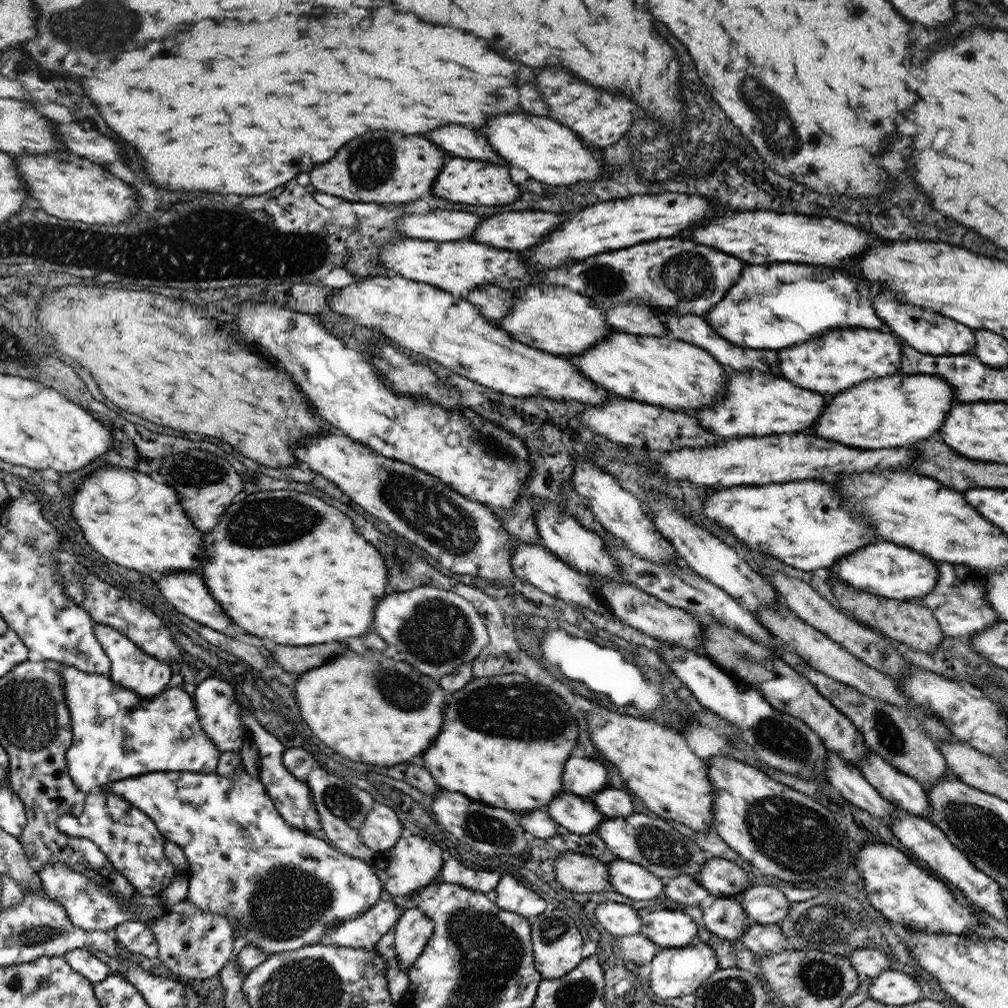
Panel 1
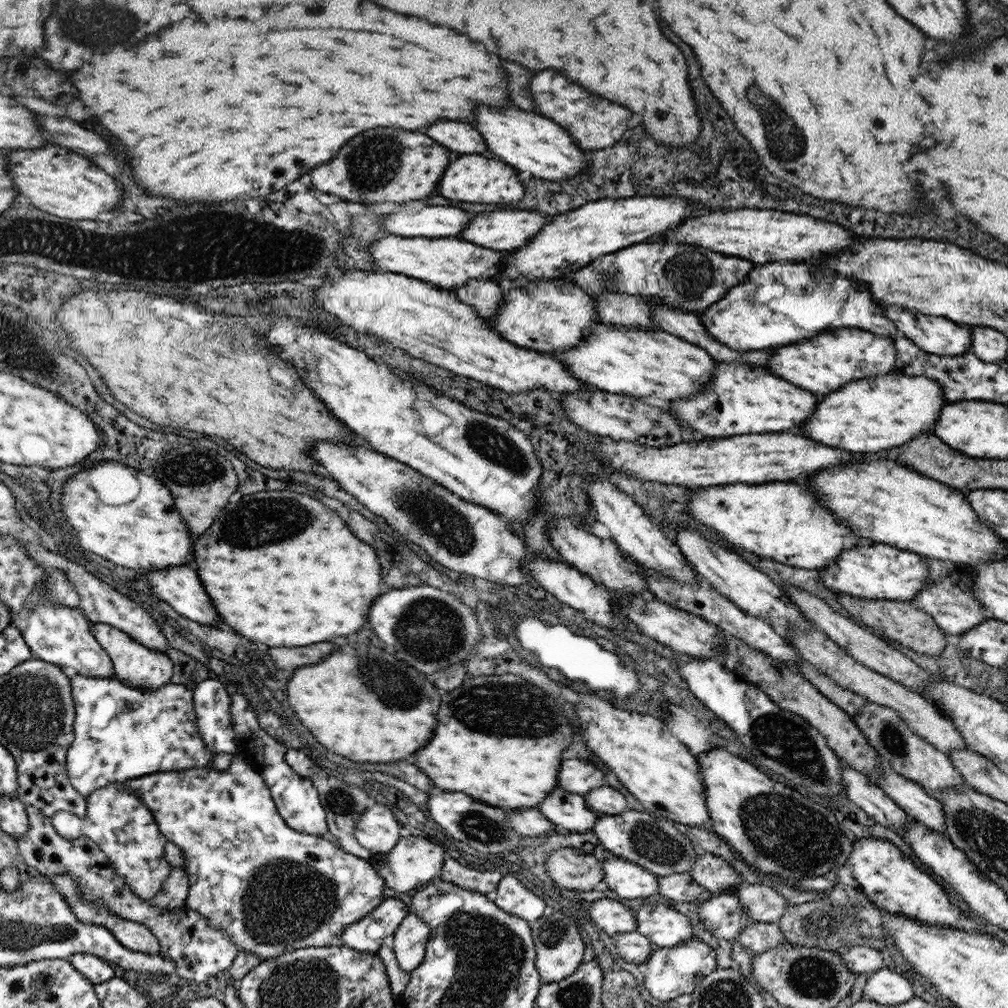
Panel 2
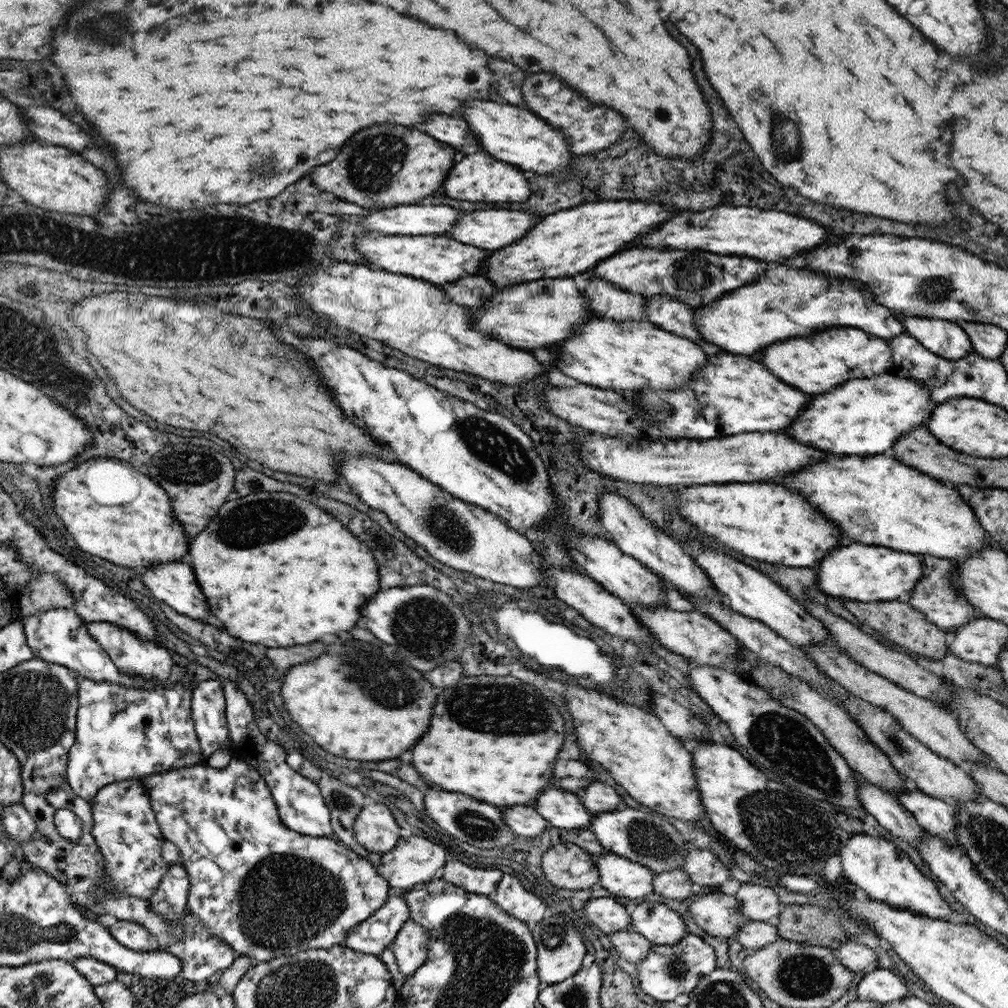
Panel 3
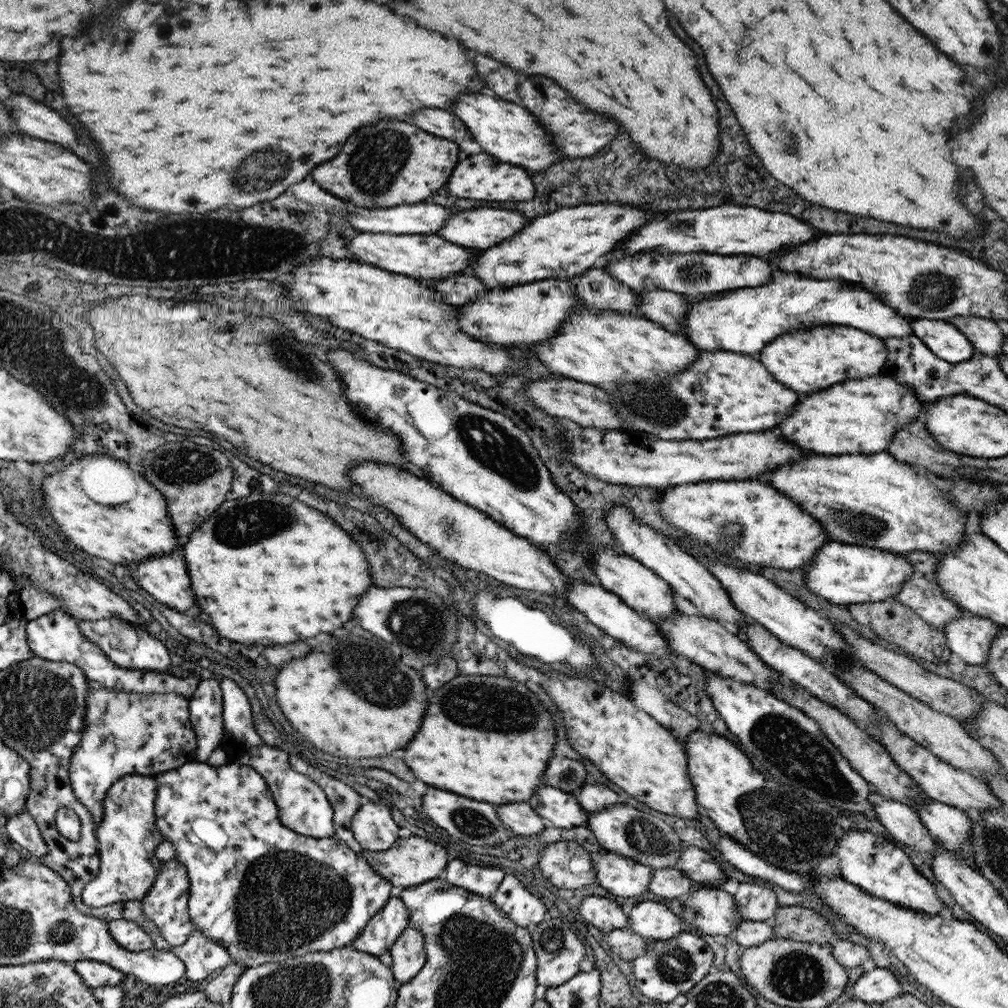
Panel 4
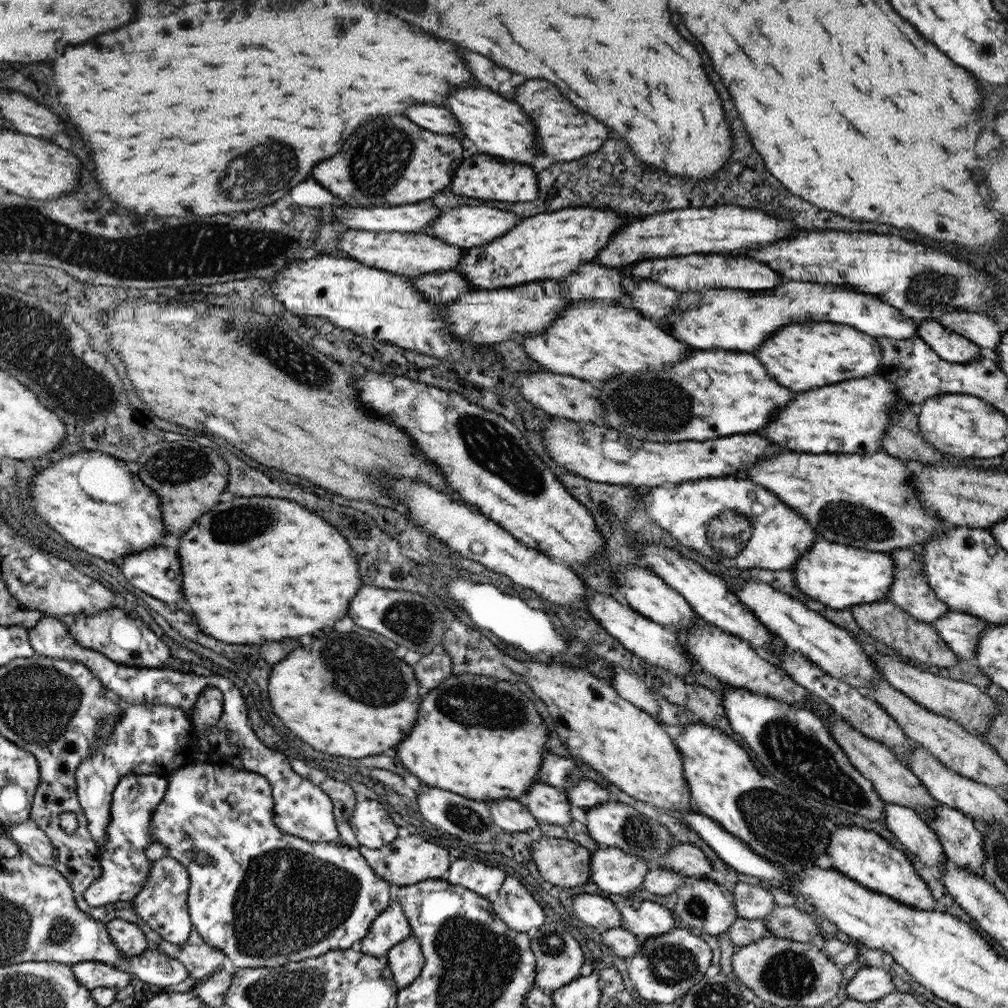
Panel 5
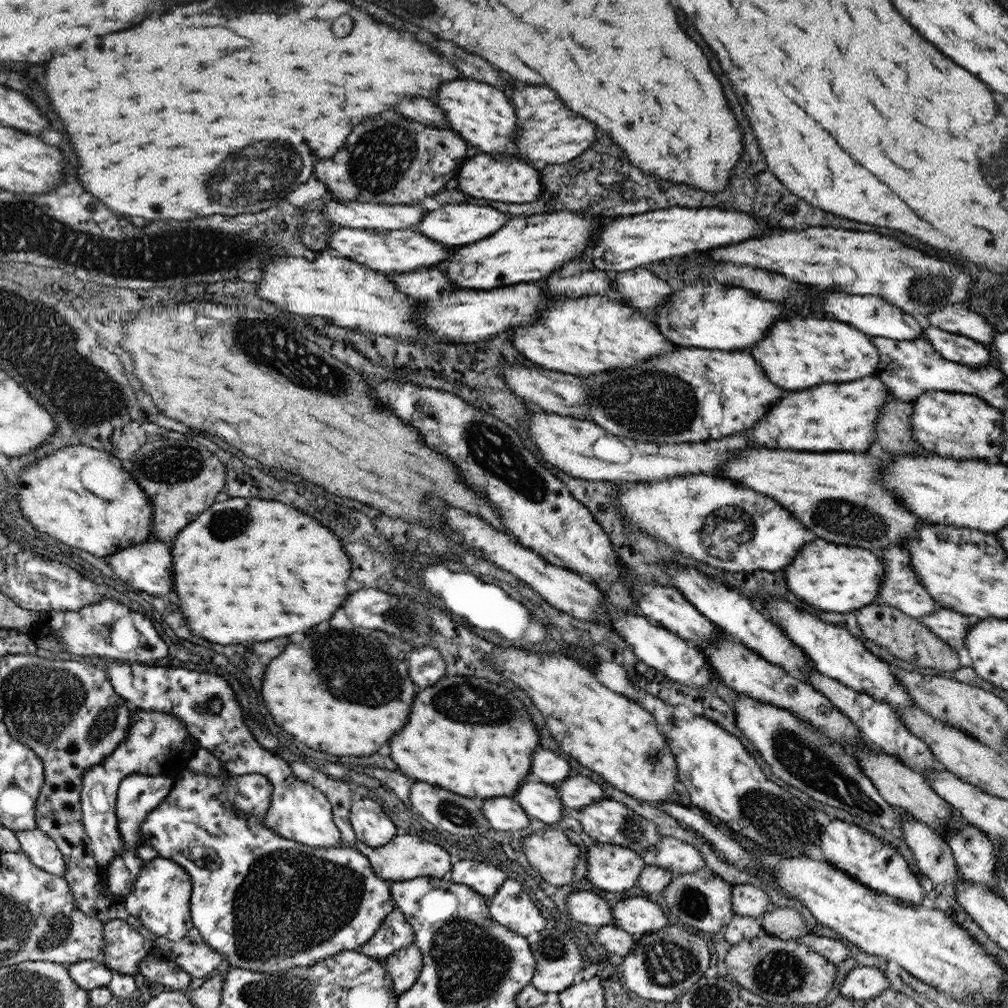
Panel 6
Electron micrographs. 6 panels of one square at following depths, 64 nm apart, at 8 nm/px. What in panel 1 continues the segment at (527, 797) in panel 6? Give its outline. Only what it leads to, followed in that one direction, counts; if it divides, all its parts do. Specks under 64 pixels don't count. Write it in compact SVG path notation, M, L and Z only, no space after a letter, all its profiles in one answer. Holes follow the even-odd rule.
M559 794L555 800L551 800L547 814L559 828L583 836L596 832L599 823L605 819L593 803L573 794Z

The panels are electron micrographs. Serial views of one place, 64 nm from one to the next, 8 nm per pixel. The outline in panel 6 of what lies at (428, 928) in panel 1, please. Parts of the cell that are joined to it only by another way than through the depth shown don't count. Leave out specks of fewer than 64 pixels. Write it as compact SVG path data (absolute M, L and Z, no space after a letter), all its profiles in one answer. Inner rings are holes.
M409 944L405 948L392 952L382 962L389 976L389 980L393 983L395 994L405 992L417 979L422 968L422 954L415 944Z

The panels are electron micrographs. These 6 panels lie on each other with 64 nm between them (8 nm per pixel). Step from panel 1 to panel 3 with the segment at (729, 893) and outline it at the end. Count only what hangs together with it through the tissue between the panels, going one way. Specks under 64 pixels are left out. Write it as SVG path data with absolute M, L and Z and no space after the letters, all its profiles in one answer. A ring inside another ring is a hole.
M690 847L681 868L689 877L689 880L702 890L717 891L721 884L725 884L731 878L728 868L711 852Z

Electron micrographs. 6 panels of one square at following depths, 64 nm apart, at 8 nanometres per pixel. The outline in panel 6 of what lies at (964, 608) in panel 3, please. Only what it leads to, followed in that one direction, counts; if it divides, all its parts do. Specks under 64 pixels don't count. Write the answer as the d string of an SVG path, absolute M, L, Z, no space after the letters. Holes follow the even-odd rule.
M888 546L881 550L879 560L884 567L884 578L873 603L891 605L914 619L936 611L939 606L921 586L903 547Z

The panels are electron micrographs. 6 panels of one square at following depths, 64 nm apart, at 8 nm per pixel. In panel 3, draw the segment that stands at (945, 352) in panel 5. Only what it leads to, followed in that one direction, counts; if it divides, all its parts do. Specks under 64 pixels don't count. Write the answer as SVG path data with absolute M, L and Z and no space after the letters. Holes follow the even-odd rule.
M897 311L891 313L902 324L905 335L912 336L925 350L945 360L959 360L959 357L973 352L968 336L956 323L935 317L909 316Z

